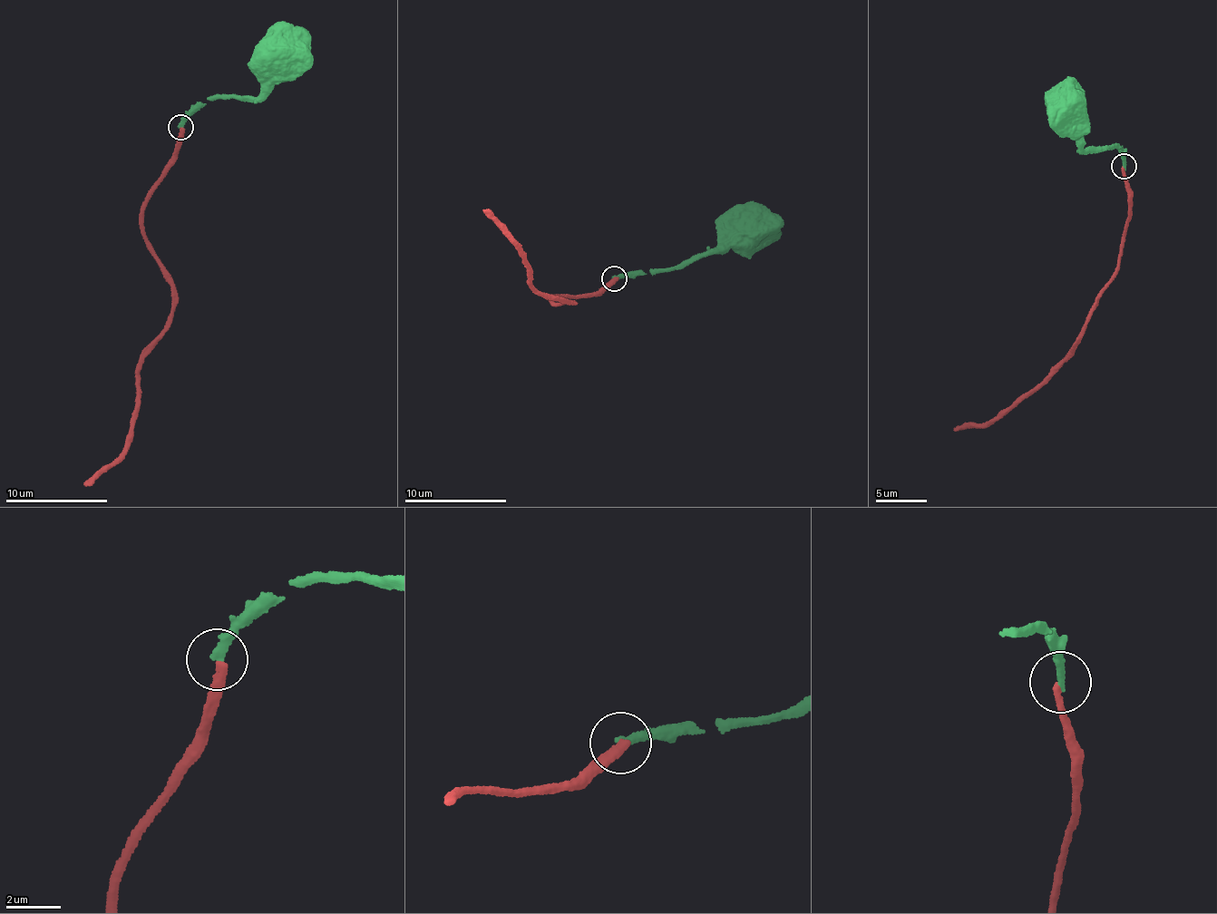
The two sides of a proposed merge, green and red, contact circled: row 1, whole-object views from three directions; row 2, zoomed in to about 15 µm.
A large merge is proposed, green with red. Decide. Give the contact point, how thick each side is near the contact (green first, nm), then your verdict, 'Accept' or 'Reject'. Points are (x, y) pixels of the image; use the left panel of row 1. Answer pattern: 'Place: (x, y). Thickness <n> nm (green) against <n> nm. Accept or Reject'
Place: (180, 127). Thickness 320 nm (green) against 240 nm. Reject

